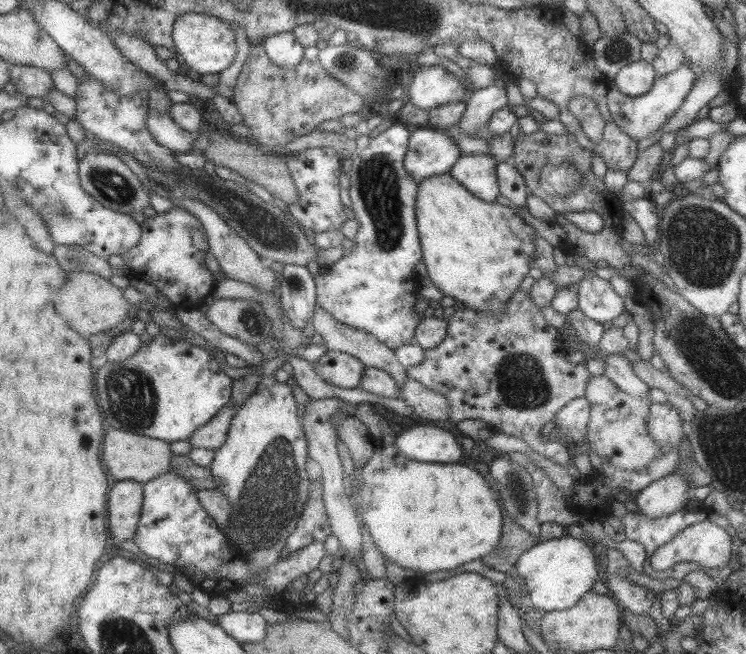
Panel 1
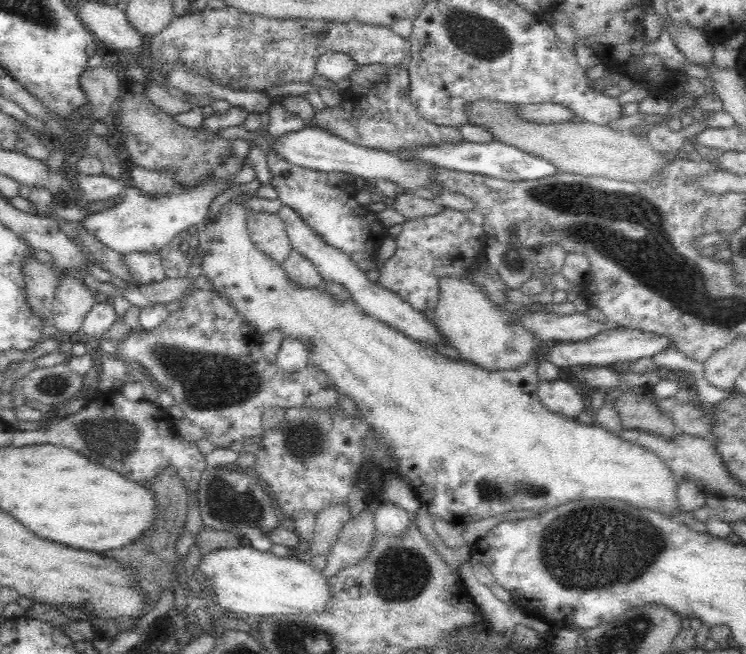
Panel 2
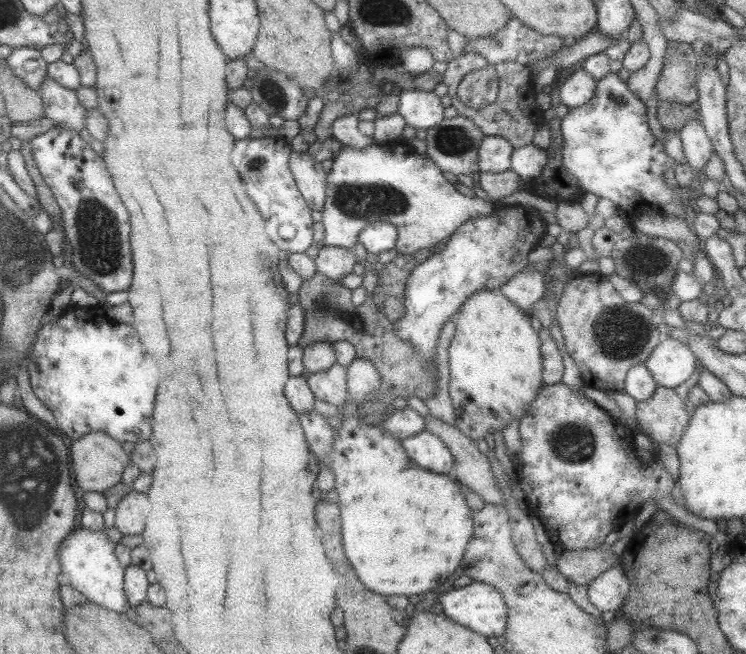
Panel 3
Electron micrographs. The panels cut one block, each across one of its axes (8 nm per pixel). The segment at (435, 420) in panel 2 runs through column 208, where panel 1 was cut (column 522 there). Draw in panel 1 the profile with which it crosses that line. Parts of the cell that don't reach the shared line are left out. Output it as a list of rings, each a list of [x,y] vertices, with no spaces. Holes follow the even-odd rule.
[[[450,173],[419,183],[416,216],[423,263],[443,296],[452,296],[479,314],[502,312],[535,264],[536,230],[524,222],[515,207],[484,202]]]

